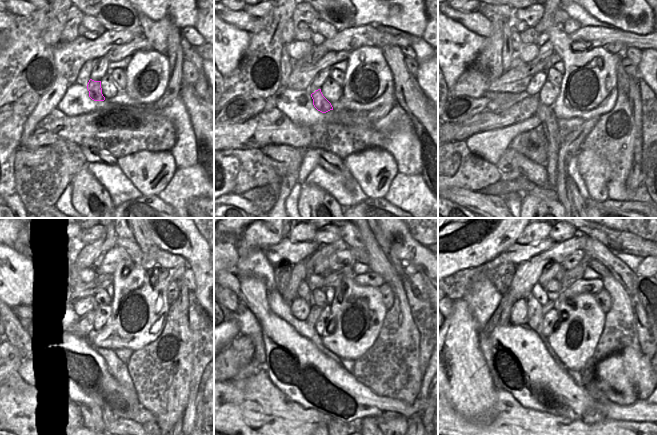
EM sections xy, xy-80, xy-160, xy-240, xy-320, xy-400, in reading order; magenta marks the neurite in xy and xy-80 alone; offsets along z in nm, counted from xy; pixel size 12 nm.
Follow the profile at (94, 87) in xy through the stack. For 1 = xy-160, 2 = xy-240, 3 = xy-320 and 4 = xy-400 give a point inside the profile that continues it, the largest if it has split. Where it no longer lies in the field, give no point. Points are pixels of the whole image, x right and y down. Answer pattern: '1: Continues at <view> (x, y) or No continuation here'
1: Continues at xy-160 (545, 113)
2: Continues at xy-240 (111, 421)
3: Continues at xy-320 (333, 421)
4: No continuation here

